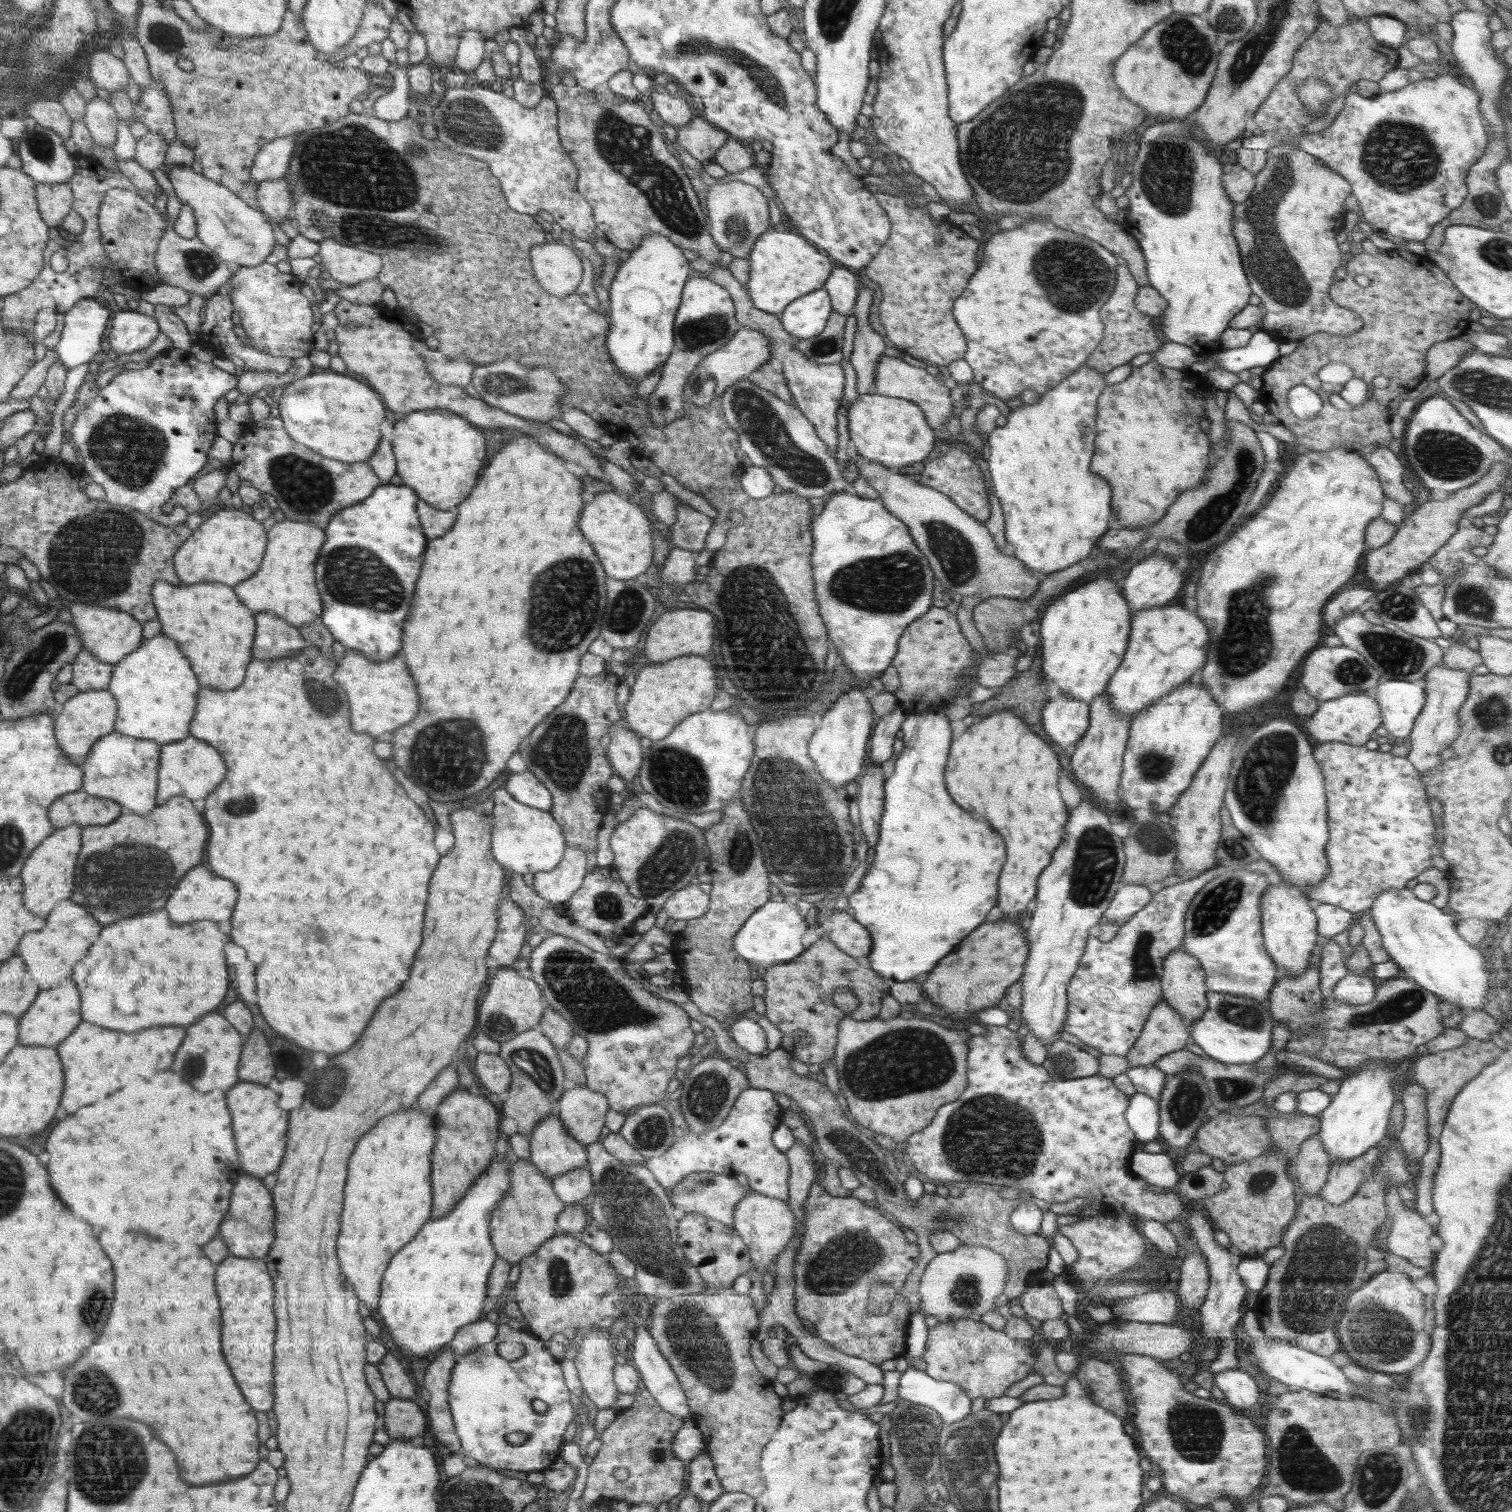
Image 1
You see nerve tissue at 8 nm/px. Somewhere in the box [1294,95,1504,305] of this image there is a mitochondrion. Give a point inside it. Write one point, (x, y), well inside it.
(1392, 148)

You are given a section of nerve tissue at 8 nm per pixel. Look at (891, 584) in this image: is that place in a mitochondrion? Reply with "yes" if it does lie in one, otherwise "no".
yes

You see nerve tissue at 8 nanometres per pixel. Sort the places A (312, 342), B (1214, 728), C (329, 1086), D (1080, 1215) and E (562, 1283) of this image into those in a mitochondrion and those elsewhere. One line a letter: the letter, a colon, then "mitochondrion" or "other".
A: other
B: other
C: mitochondrion
D: other
E: mitochondrion

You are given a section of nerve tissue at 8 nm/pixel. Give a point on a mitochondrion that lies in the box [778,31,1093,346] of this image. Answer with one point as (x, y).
(1014, 153)

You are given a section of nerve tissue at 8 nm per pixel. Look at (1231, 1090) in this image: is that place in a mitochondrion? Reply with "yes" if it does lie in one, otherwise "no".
yes

